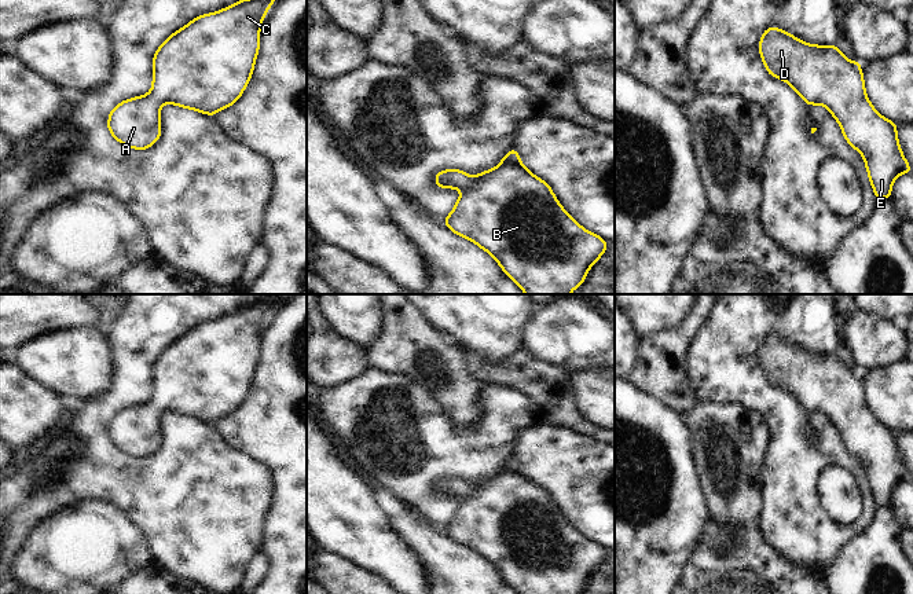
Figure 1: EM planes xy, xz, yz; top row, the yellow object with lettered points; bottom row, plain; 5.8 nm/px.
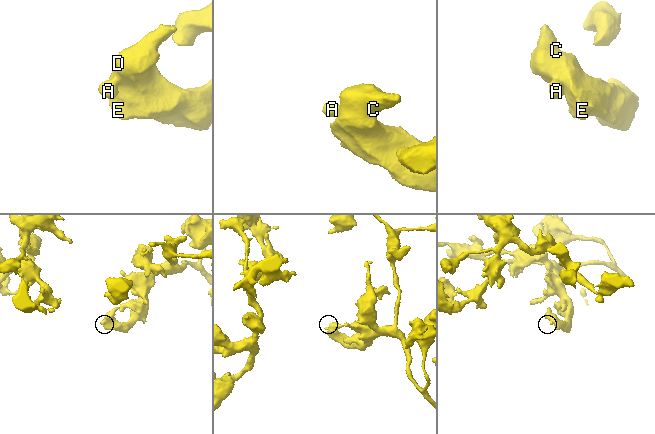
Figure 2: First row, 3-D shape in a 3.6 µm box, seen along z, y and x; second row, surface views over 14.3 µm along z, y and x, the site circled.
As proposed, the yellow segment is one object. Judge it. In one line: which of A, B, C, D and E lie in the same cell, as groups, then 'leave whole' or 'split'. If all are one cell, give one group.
A B C D E; leave whole

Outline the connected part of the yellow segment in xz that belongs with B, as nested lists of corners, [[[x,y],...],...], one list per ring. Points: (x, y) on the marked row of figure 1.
[[[514,147],[494,169],[474,177],[459,169],[440,170],[434,176],[434,182],[439,188],[458,188],[462,191],[455,208],[443,223],[456,235],[488,252],[525,294],[569,294],[584,282],[591,265],[606,250],[608,242],[584,230],[565,212],[550,186],[521,164]]]

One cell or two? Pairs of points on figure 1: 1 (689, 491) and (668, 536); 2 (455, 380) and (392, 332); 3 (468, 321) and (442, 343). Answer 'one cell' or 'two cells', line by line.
1: one cell
2: one cell
3: two cells

